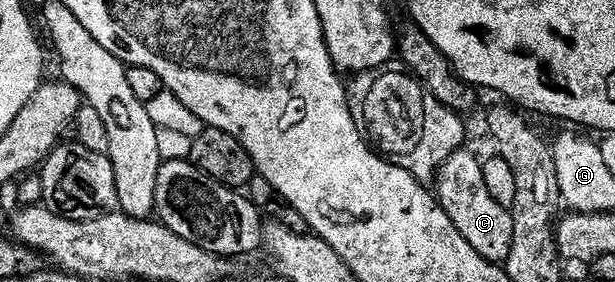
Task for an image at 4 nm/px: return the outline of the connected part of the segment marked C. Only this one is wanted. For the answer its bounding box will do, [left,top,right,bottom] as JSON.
[436,149,514,264]

